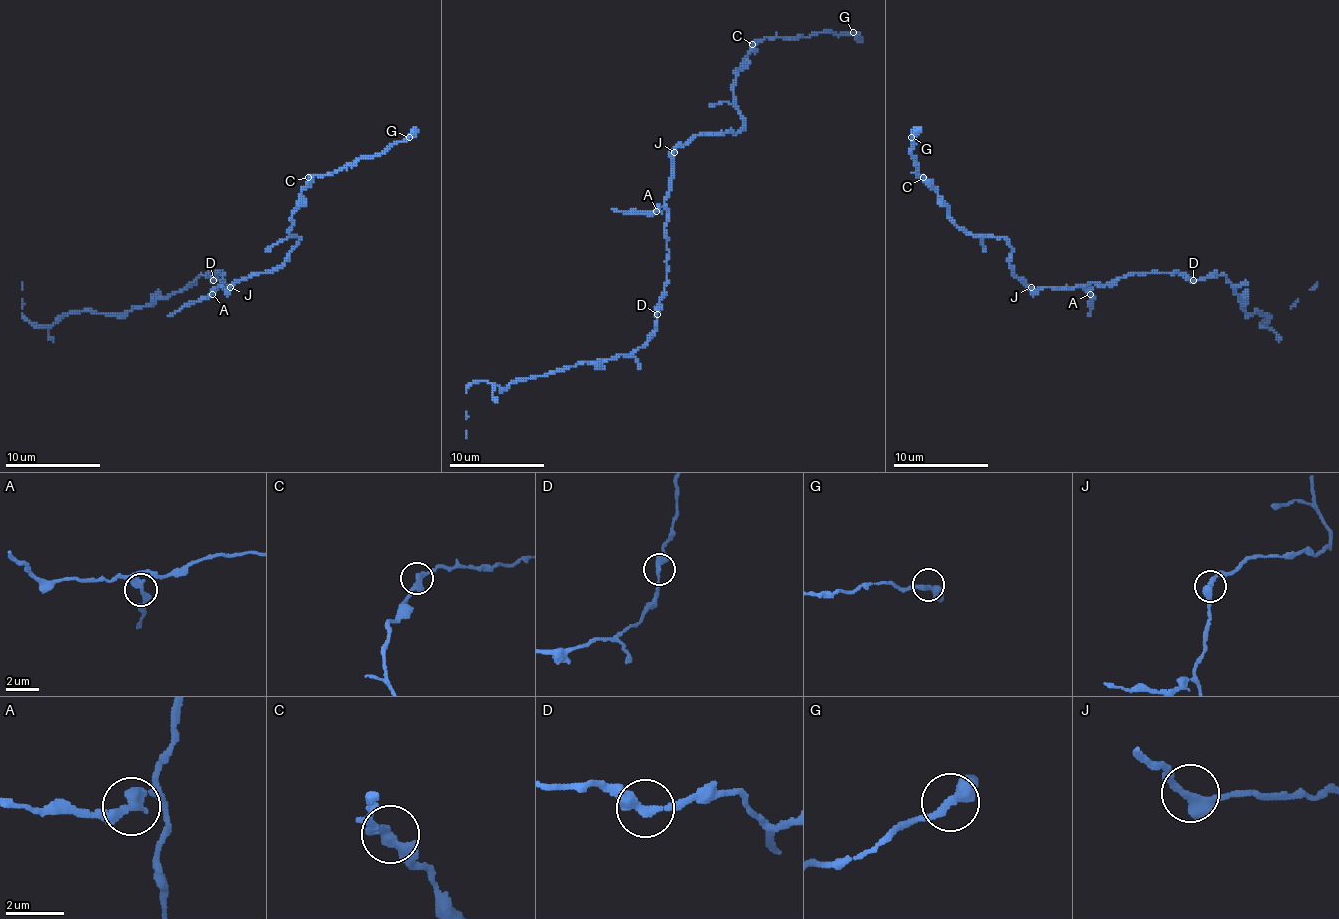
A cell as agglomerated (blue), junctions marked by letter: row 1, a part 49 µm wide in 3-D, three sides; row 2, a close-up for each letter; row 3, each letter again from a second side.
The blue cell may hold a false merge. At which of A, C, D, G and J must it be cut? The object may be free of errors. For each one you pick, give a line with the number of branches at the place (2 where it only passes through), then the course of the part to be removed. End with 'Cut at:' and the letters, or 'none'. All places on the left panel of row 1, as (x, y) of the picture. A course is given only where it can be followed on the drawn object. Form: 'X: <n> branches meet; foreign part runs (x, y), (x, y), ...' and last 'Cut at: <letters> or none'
A: 2 branches meet; foreign part runs (213, 294), (189, 301), (168, 316)
Cut at: A

